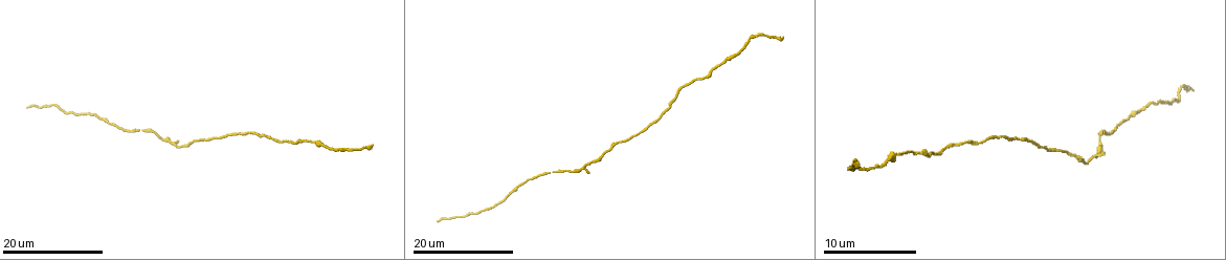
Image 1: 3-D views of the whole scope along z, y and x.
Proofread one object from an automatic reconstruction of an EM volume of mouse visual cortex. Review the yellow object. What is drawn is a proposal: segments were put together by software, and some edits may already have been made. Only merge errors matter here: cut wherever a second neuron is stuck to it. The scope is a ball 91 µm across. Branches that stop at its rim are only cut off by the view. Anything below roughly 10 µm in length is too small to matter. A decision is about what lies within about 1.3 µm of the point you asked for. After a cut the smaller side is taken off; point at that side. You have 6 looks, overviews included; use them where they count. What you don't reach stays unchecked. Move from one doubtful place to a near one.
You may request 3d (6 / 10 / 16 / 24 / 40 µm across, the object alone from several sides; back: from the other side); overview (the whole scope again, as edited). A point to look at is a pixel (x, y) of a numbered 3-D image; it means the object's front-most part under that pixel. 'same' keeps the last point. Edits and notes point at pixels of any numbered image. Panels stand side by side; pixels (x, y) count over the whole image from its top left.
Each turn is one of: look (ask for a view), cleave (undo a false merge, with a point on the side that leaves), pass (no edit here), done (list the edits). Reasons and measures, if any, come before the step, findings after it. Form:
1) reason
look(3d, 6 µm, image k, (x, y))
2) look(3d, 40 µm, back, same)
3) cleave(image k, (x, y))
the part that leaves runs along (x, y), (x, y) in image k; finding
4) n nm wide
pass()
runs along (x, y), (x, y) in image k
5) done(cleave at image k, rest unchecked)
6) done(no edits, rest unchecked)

sudden change in width
look(3d, 24 µm, image 1, (901, 152))

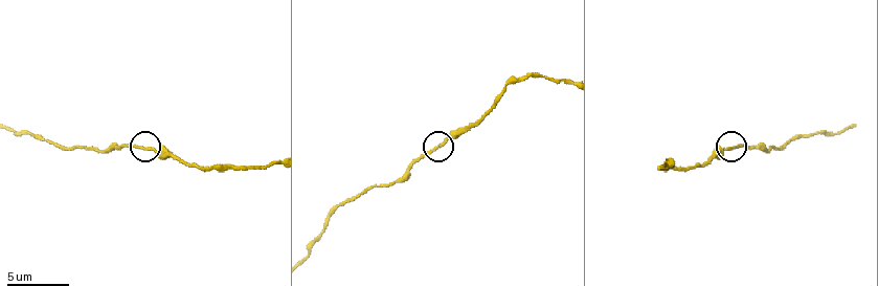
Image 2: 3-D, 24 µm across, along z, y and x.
look(3d, 10 µm, image 2, (442, 146))

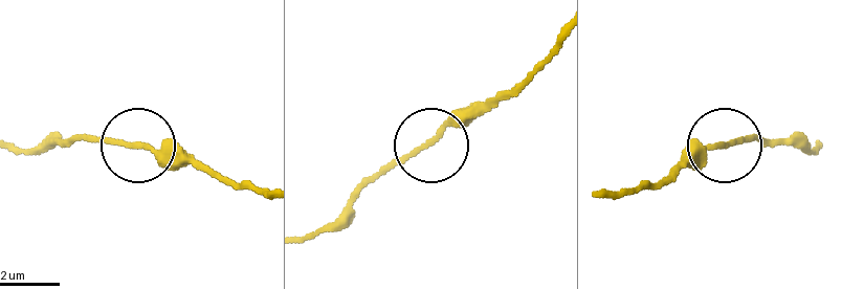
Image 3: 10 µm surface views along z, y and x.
pass()
runs along (10, 143), (116, 141), (169, 149), (189, 161) in image 3; one neuron here

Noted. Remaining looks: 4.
sudden change in width
look(3d, 24 µm, image 1, (172, 145))

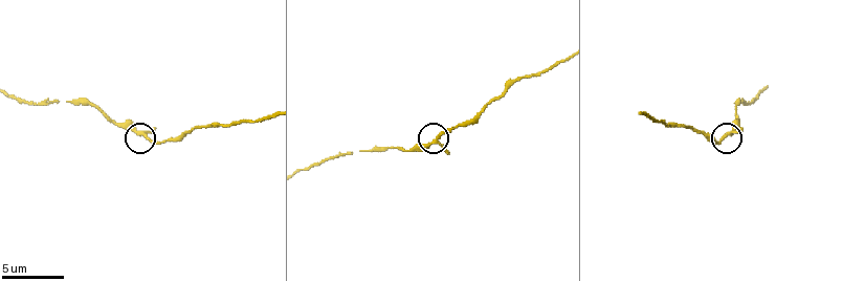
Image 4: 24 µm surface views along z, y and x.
look(3d, 10 µm, image 4, (143, 135))

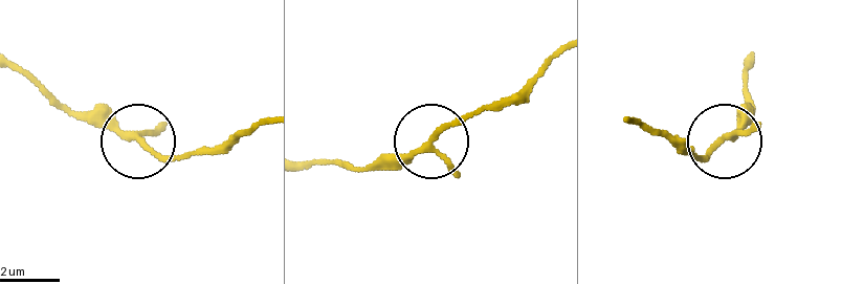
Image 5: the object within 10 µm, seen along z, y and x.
170 nm wide
pass()
runs along (266, 117), (221, 143), (161, 155), (81, 112) in image 5; continuous, no second neuron

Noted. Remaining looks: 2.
sudden change in width
look(3d, 24 µm, image 1, (101, 120))

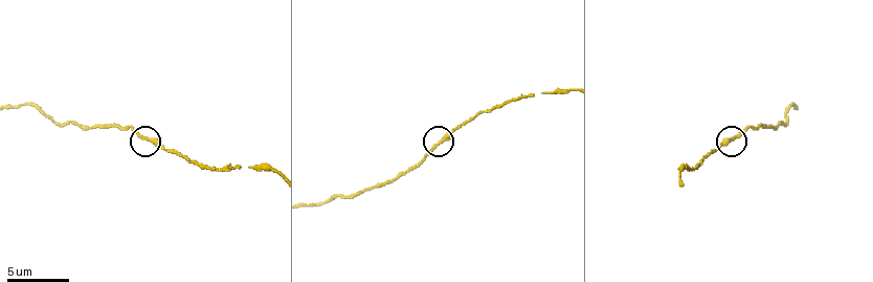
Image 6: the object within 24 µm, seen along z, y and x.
look(3d, 6 µm, image 6, (735, 139))

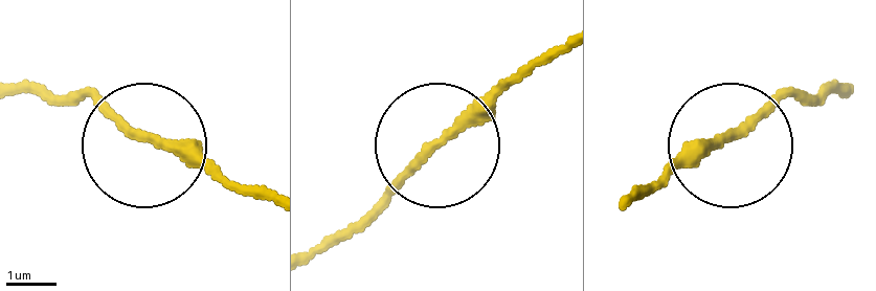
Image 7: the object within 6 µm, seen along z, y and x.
pass()
runs along (272, 201), (51, 92) in image 7; one neuron here

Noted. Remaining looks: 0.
done(no edits, rest unchecked)

